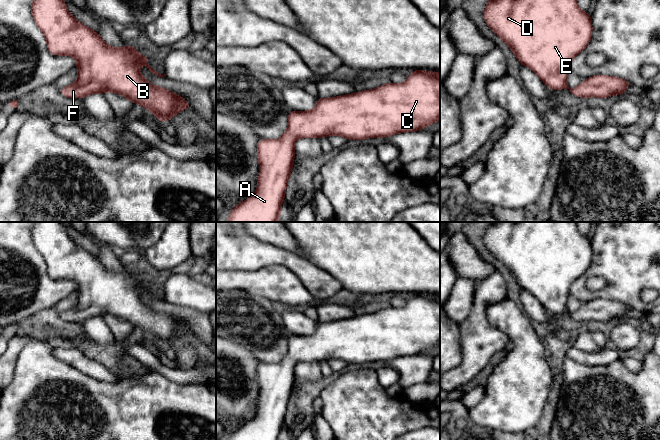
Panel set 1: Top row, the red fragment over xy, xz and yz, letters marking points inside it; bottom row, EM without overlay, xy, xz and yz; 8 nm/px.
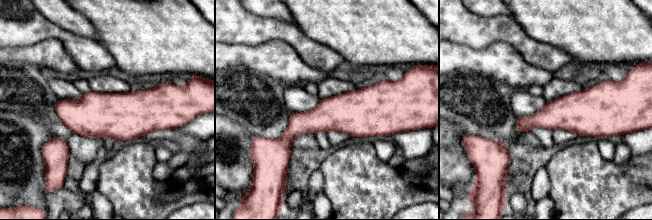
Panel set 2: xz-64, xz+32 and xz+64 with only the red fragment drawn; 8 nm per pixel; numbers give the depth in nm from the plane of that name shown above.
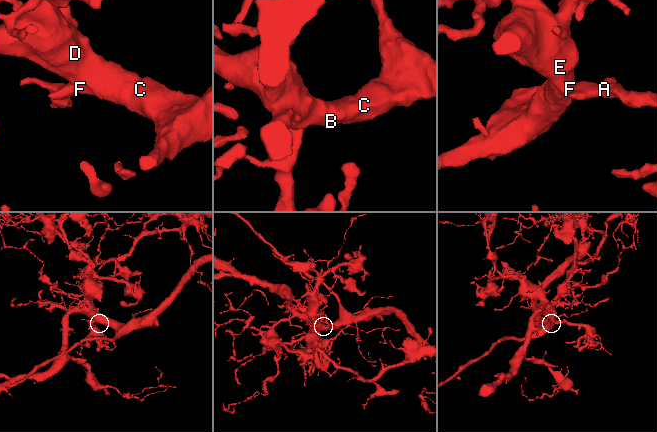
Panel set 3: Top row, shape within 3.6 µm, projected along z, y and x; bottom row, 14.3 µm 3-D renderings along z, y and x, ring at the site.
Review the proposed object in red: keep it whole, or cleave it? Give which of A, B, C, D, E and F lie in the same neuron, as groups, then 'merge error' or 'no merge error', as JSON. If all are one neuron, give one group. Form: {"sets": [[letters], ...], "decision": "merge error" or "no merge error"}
{"sets": [["A", "B", "C", "D", "E", "F"]], "decision": "no merge error"}

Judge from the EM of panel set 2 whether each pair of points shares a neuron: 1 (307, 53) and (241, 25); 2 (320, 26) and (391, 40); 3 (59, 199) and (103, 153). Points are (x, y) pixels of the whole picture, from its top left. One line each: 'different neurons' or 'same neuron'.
1: same neuron
2: same neuron
3: different neurons

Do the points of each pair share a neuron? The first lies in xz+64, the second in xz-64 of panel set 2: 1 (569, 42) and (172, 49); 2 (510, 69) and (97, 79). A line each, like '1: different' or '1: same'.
1: same
2: different

